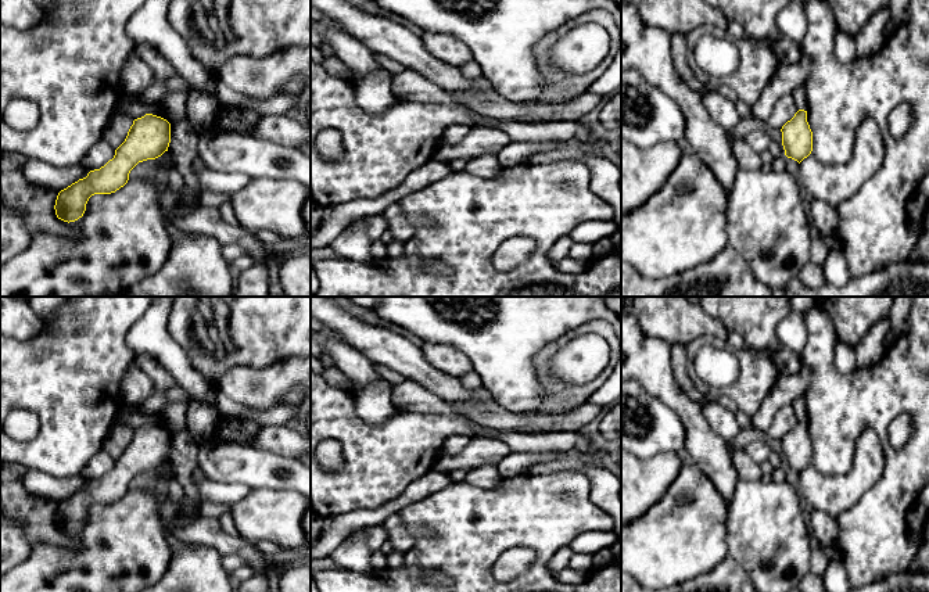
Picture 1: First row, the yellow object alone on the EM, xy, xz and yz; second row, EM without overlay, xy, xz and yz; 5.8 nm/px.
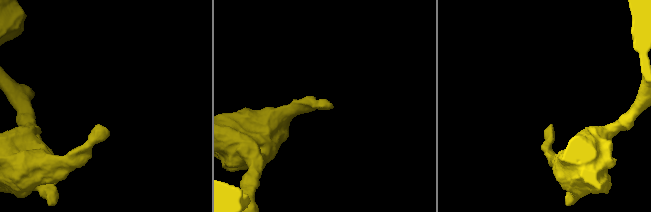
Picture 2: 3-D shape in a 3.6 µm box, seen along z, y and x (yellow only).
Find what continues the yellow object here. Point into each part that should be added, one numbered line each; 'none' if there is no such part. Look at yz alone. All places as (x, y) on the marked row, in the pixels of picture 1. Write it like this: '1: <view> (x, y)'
1: yz (799, 94)

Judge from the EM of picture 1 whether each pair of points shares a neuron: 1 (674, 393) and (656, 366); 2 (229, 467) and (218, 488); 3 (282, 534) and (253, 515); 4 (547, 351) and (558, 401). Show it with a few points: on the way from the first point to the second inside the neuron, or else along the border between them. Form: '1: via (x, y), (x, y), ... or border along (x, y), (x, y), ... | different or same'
1: via (667, 386), (656, 373) | same
2: border along (205, 477), (214, 481), (243, 483), (251, 488) | different
3: via (275, 527), (264, 516), (259, 516) | same
4: via (542, 363), (544, 376), (553, 388) | same

